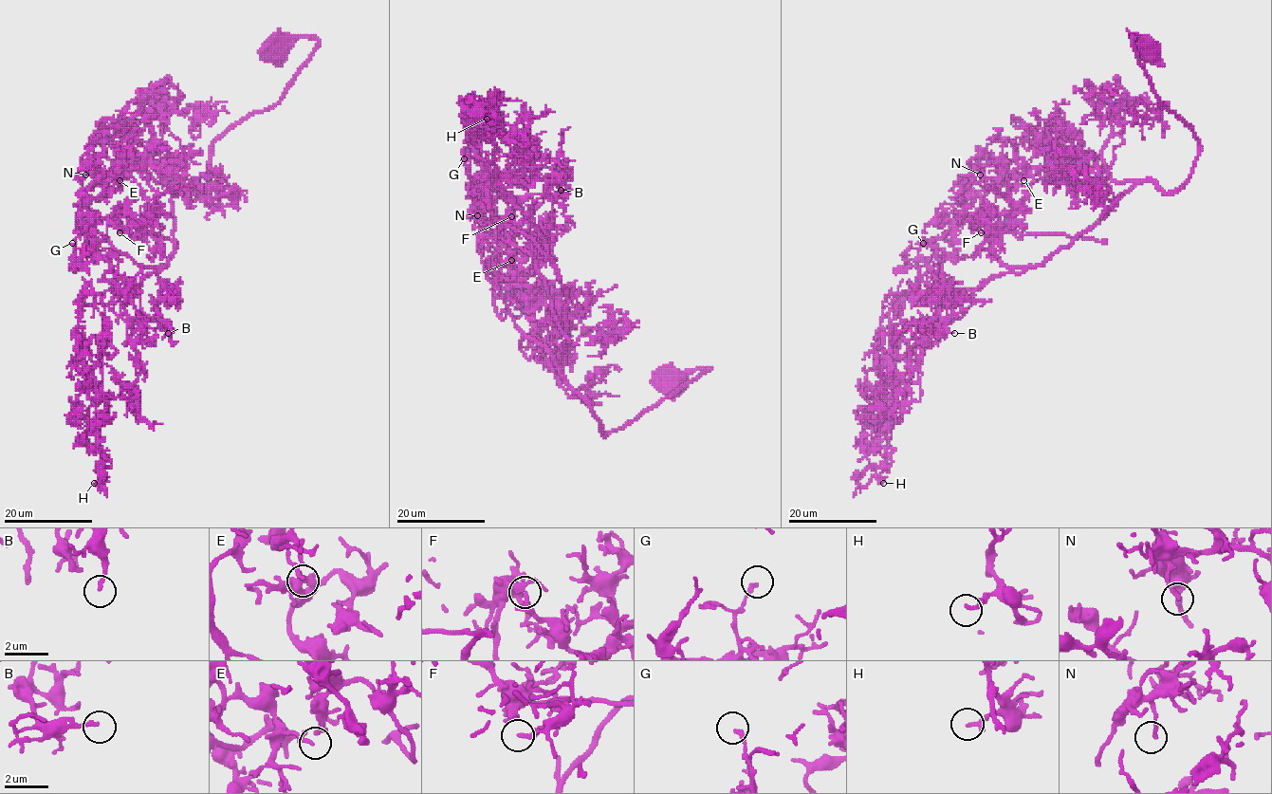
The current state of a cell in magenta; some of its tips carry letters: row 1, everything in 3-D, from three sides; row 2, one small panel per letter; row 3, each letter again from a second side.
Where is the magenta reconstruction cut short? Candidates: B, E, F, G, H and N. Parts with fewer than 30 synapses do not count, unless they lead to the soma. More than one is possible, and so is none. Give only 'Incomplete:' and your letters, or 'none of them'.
Incomplete: none of them

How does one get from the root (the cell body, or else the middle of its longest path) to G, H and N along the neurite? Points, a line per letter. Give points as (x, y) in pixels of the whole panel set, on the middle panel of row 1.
G: (676, 385), (709, 370), (602, 434), (562, 372), (567, 293), (557, 269), (530, 237), (493, 216), (464, 158)
H: (676, 385), (709, 370), (602, 434), (562, 372), (567, 293), (497, 180), (487, 119)
N: (676, 385), (709, 370), (602, 434), (591, 405), (554, 357), (516, 326), (488, 279), (477, 215)

